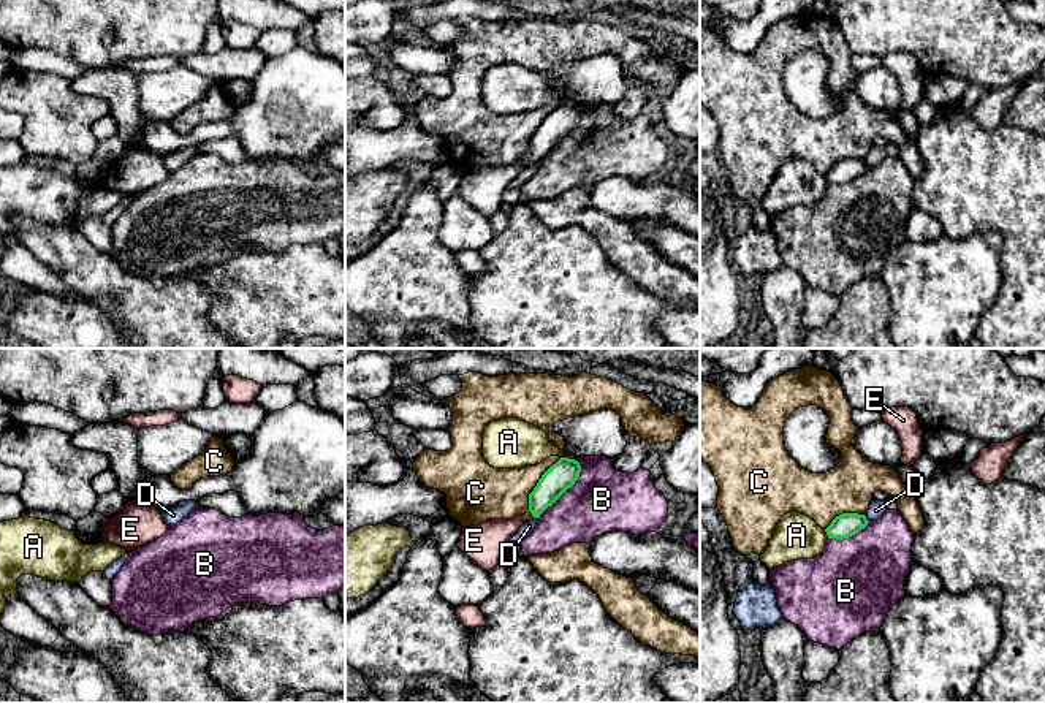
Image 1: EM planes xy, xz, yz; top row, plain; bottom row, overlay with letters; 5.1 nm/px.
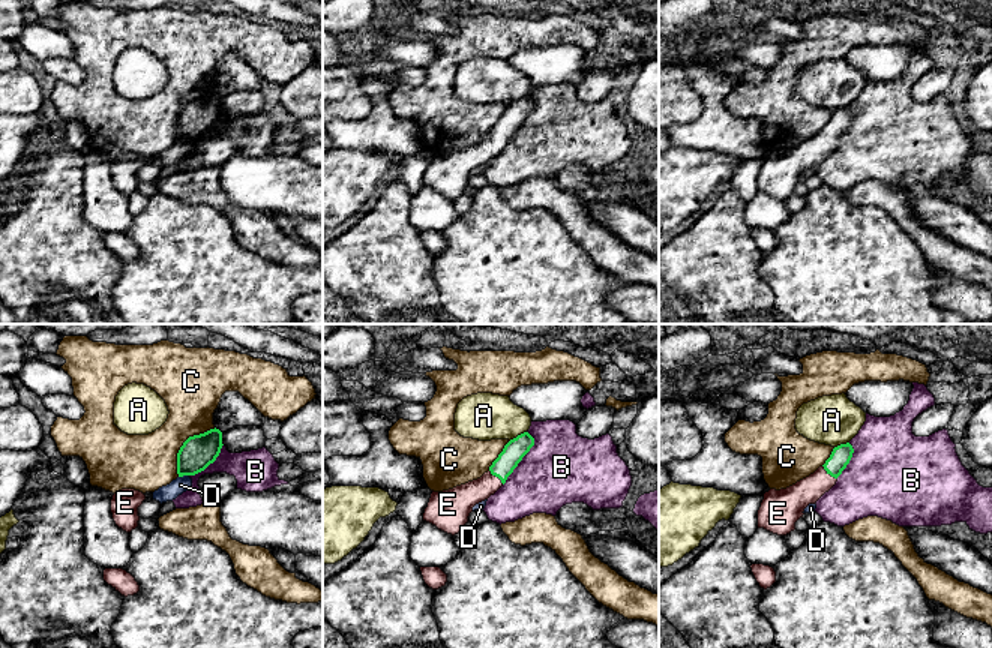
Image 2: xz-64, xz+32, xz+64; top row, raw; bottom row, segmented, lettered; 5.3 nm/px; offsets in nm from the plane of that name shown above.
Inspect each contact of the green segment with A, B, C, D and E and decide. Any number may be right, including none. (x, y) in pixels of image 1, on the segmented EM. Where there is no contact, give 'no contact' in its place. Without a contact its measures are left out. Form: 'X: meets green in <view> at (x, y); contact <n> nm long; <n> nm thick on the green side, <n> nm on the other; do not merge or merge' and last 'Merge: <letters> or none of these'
A: meets green in yz at (827, 534); contact 50 nm long; 120 nm thick on the green side, 220 nm on the other; do not merge
B: meets green in xz at (567, 488); contact 360 nm long; 150 nm thick on the green side, 320 nm on the other; do not merge
C: meets green in xz at (537, 483); contact 320 nm long; 150 nm thick on the green side, 260 nm on the other; do not merge
D: meets green in yz at (865, 518); contact 50 nm long; 120 nm thick on the green side, 90 nm on the other; do not merge
E: meets green in xz at (531, 512); contact 50 nm long; 150 nm thick on the green side, 170 nm on the other; merge
Merge: E

